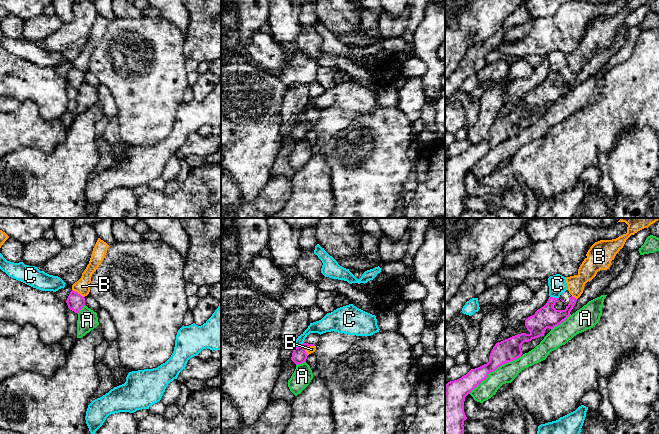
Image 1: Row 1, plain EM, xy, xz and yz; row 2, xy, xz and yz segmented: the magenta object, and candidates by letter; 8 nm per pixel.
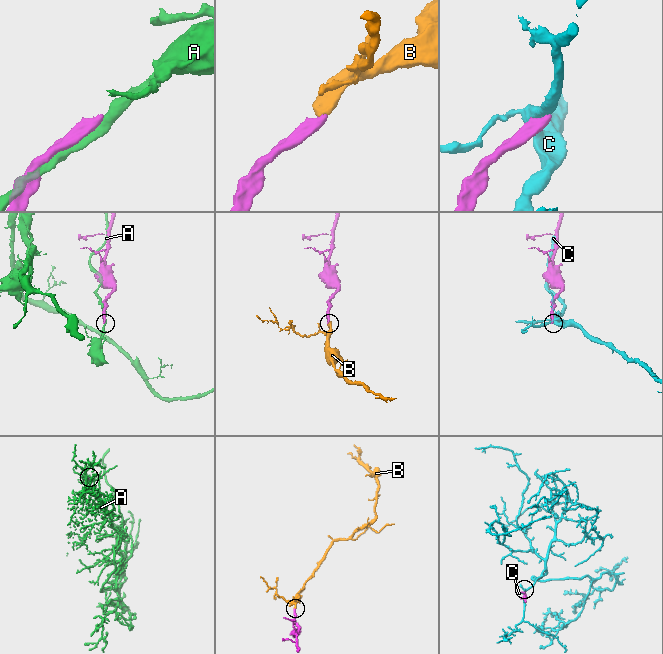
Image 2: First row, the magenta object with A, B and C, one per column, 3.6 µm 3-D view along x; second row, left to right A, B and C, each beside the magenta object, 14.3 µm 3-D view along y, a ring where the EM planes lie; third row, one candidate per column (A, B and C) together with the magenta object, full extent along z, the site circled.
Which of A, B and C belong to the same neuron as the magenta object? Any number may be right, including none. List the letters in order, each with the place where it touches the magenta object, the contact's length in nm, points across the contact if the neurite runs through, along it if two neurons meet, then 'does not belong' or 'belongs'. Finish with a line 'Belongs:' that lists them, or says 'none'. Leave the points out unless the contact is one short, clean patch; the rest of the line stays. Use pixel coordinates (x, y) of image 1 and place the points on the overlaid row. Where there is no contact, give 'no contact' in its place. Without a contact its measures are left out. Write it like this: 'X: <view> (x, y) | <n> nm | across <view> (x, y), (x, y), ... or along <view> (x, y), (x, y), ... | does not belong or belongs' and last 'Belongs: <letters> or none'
A: yz (494, 370) | 550 nm | does not belong
B: xz (307, 347) | 110 nm | across xz (299, 356), (307, 347), (311, 349) | belongs
C: xz (300, 345) | 90 nm | along xz (303, 342), (295, 348) | does not belong
Belongs: B

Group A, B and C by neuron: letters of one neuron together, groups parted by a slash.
A / B / C

